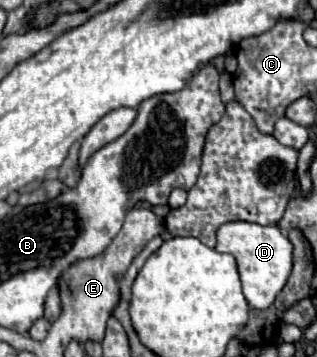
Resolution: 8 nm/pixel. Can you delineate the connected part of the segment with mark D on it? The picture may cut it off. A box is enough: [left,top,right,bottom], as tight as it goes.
[214,221,292,309]

